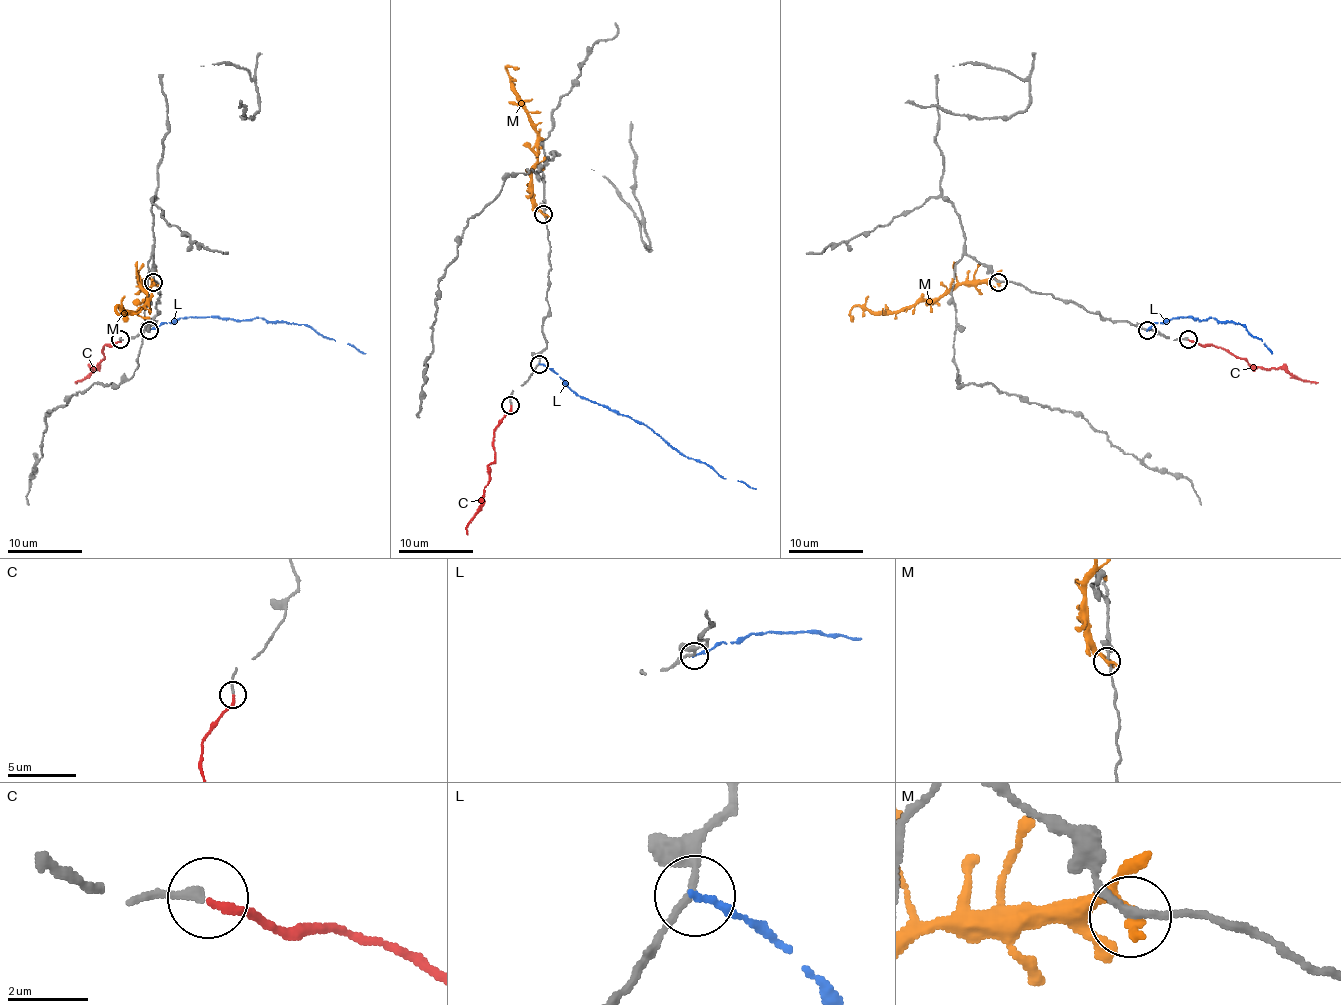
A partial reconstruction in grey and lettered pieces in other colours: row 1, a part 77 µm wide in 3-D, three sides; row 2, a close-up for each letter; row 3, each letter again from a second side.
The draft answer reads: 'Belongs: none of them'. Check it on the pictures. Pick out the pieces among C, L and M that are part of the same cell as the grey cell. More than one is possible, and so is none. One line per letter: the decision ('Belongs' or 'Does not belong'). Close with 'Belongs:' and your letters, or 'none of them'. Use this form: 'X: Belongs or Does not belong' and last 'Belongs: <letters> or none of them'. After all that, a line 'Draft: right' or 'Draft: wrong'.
C: Belongs
L: Does not belong
M: Does not belong
Belongs: C
Draft: wrong

